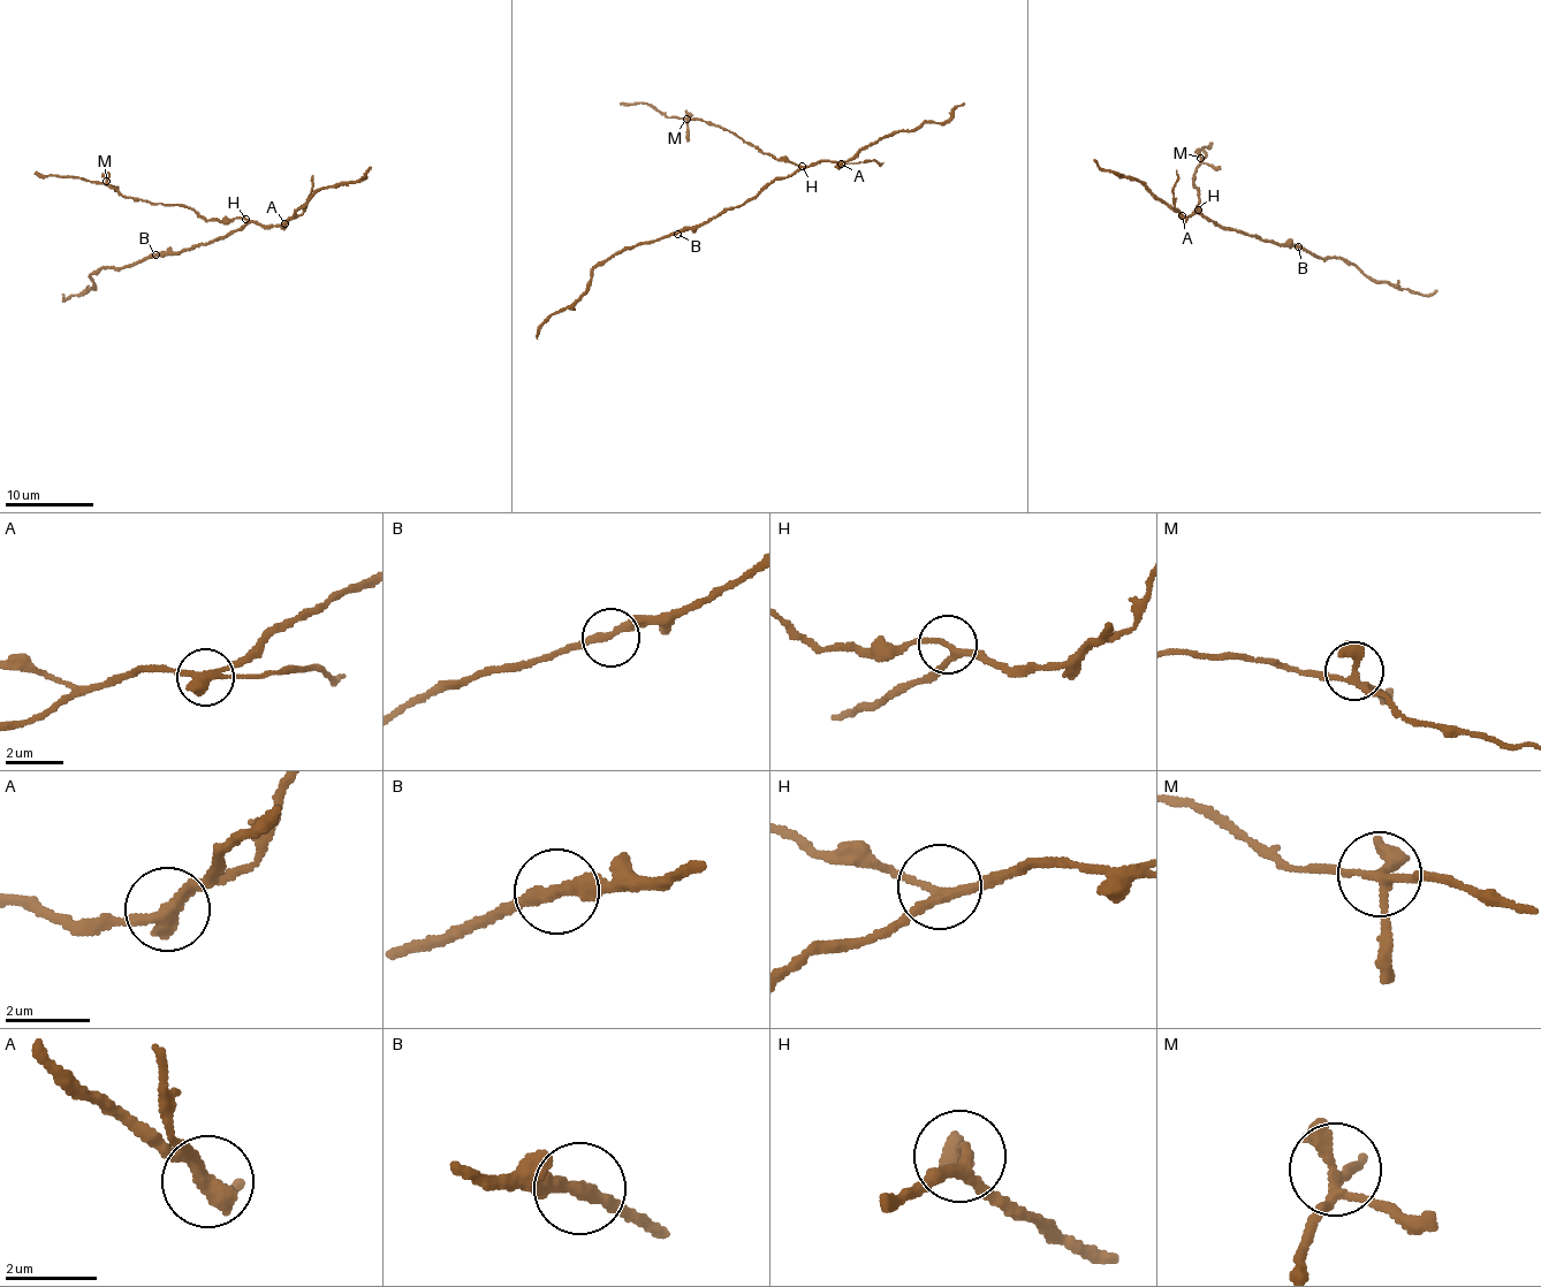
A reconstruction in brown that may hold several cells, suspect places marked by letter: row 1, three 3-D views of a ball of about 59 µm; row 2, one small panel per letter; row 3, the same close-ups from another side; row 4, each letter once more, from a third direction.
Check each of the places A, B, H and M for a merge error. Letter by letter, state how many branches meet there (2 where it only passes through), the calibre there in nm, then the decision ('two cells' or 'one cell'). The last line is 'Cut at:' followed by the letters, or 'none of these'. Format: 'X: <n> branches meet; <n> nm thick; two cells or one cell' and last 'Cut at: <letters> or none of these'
A: 3 branches meet; 280 nm thick; two cells
B: 2 branches meet; 280 nm thick; one cell
H: 3 branches meet; 180 nm thick; one cell
M: 3 branches meet; 240 nm thick; one cell
Cut at: A

